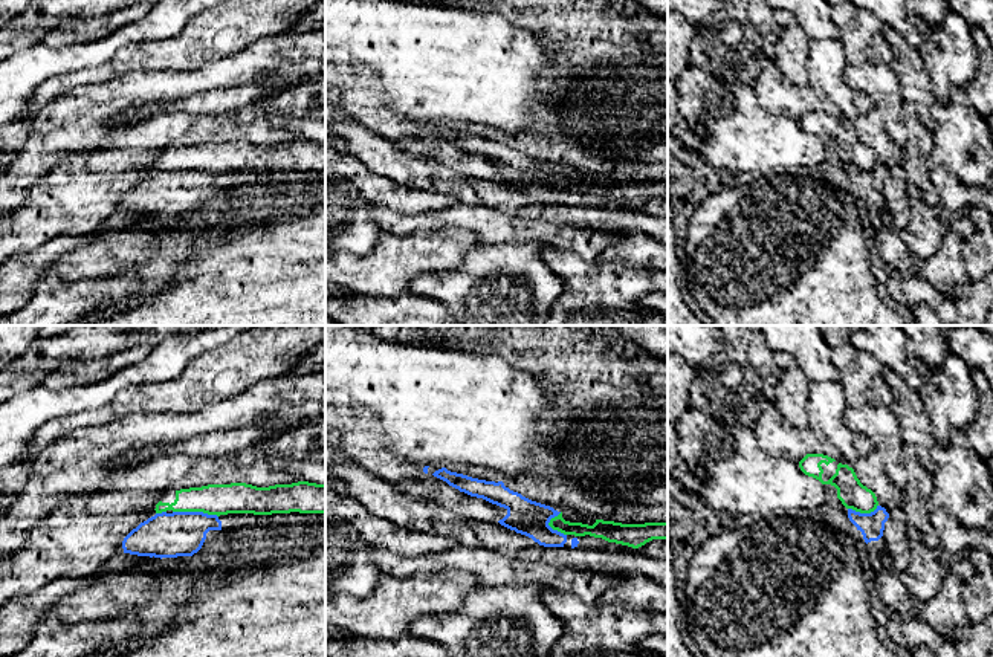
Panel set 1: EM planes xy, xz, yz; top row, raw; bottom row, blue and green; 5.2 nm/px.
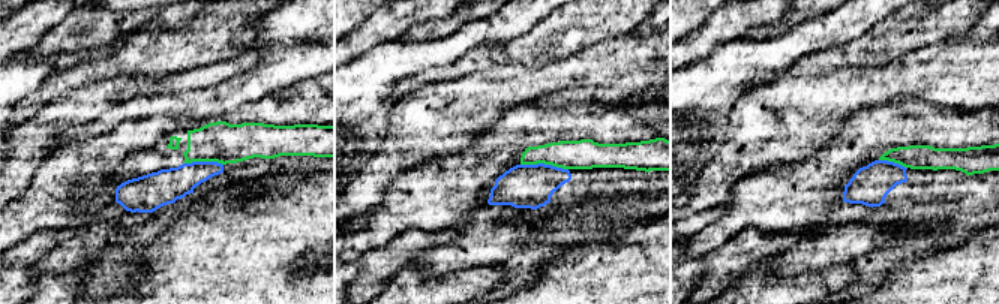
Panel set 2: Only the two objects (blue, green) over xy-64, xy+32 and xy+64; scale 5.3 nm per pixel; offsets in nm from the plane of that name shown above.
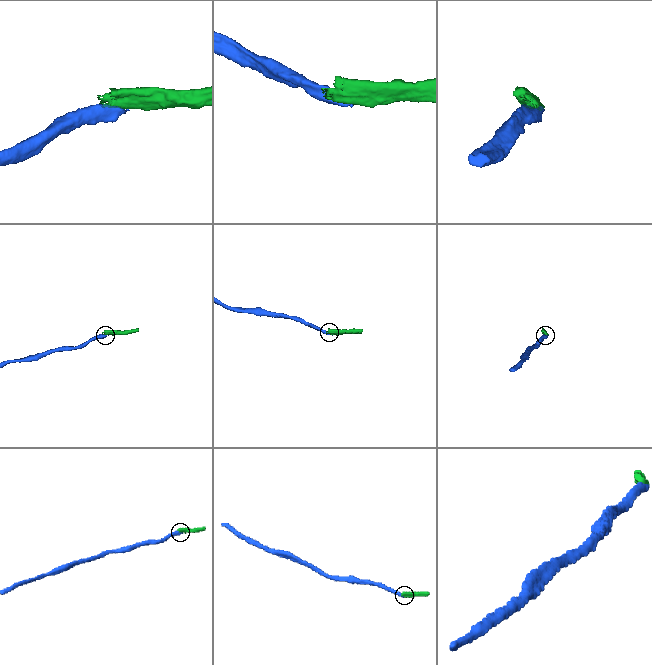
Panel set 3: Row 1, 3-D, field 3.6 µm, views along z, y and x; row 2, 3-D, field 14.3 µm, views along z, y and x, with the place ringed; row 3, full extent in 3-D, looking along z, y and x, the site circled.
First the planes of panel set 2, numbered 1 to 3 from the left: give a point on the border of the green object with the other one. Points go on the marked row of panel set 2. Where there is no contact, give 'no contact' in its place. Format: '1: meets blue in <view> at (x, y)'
1: meets blue in xy-64 at (204, 162)
2: meets blue in xy+32 at (543, 163)
3: meets blue in xy+64 at (893, 162)

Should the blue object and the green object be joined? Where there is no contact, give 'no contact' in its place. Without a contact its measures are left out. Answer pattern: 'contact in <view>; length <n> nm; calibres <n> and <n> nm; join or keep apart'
contact in xy; length 240 nm; calibres 240 and 160 nm; keep apart

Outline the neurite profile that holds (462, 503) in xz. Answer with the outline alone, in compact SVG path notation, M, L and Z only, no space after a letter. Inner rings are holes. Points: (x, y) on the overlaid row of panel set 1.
M345 437L344 451L354 464L391 483L397 490L412 498L440 503L460 515L480 521L500 521L507 515L507 509L483 498L471 497L446 481L425 474L419 463L411 463L405 457L399 460L387 446Z

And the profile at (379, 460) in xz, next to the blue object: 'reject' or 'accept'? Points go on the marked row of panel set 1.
reject

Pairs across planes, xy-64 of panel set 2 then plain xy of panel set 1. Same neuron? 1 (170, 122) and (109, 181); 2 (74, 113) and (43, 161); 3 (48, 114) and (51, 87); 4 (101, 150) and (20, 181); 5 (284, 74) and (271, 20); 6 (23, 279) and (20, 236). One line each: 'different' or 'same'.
1: same
2: same
3: different
4: different
5: different
6: different

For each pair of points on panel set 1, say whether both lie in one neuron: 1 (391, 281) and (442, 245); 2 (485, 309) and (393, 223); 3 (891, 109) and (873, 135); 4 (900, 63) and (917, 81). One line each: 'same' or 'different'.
1: same
2: different
3: different
4: same

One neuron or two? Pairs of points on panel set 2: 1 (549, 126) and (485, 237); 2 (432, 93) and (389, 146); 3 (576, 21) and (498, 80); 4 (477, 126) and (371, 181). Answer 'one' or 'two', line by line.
1: two
2: one
3: two
4: one

